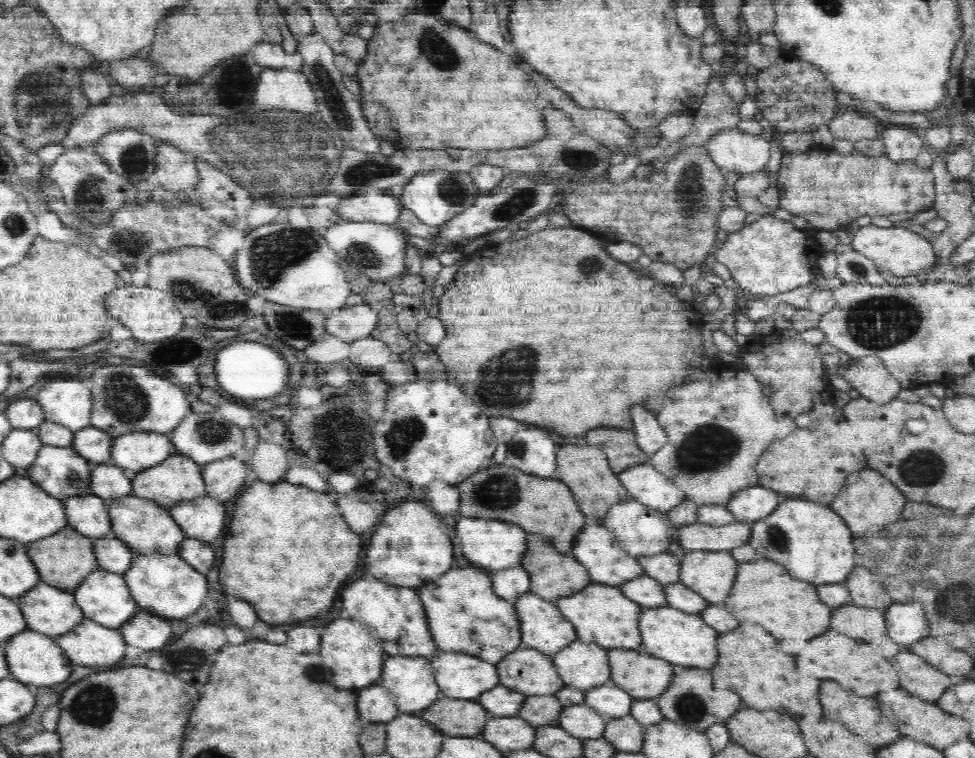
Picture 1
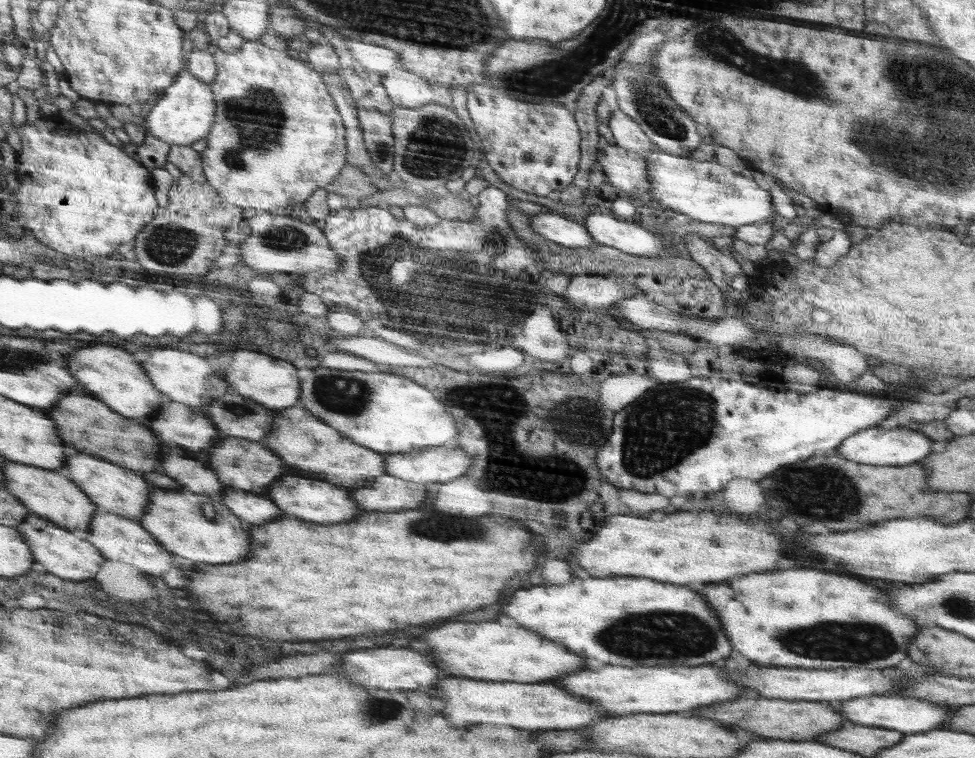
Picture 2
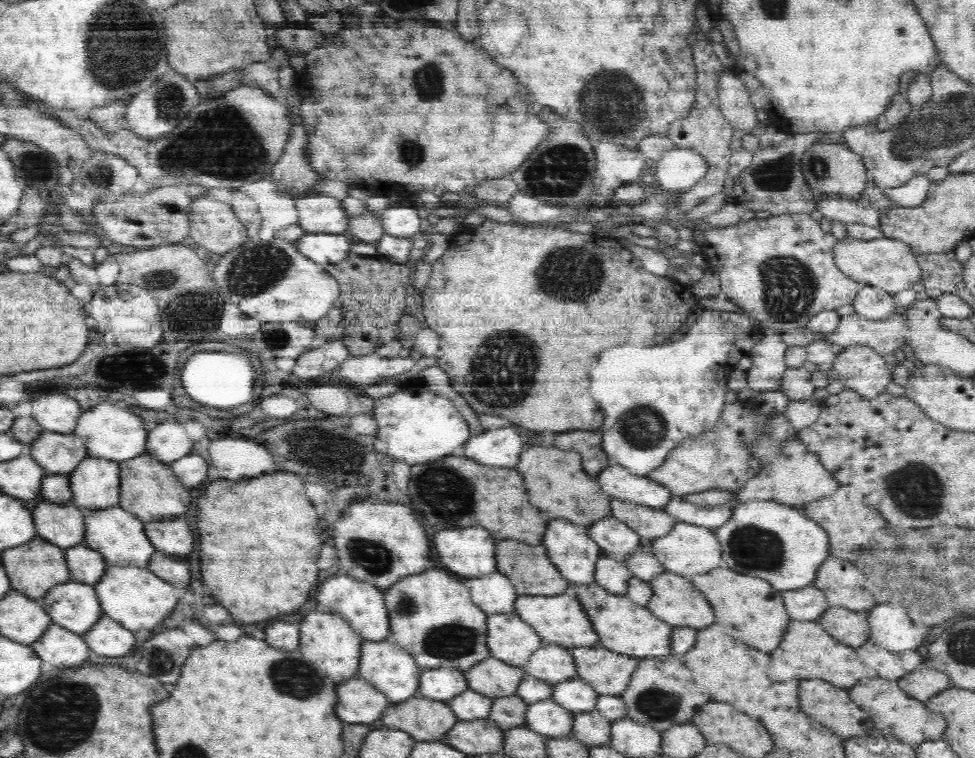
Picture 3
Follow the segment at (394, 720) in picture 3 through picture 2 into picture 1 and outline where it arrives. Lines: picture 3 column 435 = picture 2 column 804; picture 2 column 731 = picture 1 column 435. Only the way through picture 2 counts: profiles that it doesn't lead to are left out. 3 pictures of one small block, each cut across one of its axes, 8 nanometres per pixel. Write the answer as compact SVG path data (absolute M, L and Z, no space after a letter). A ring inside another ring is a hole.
M440 696L430 707L414 714L431 722L447 737L480 737L492 716L476 702Z

